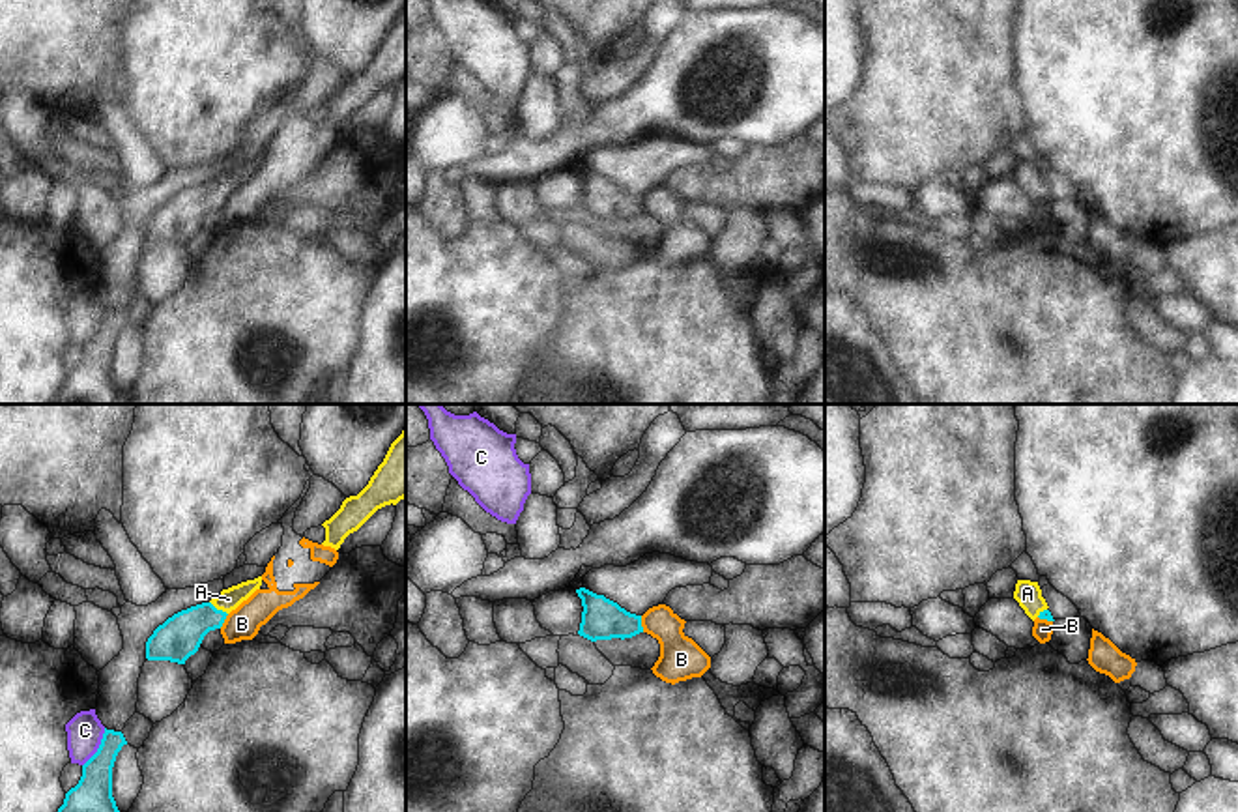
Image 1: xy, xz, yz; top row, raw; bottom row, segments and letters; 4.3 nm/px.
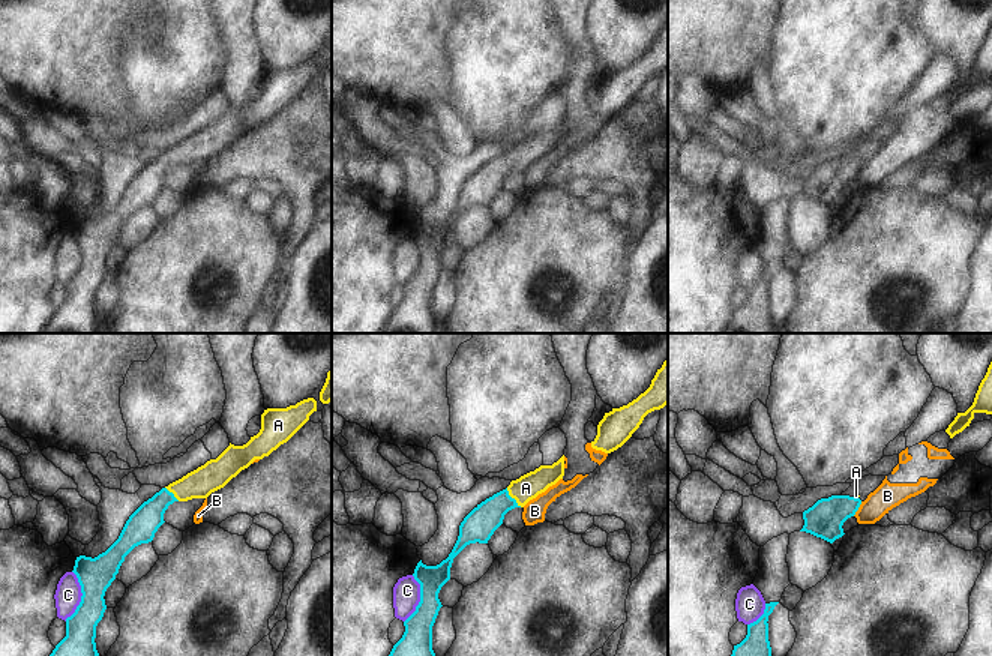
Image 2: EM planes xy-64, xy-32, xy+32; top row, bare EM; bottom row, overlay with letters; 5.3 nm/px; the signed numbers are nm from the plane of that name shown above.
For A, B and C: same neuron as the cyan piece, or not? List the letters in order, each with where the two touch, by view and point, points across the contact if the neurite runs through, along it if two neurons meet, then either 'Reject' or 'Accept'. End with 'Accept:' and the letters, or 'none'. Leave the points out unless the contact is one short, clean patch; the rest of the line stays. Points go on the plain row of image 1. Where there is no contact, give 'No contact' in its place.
A: Touches cyan at xy (219, 191). Path across: xy (180, 217), (195, 202), (219, 191), (229, 180). Accept
B: Touches cyan at xz (640, 204). Boundary: xz (640, 197), (644, 212). Reject
C: Touches cyan at xy (100, 328). Reject
Accept: A.

